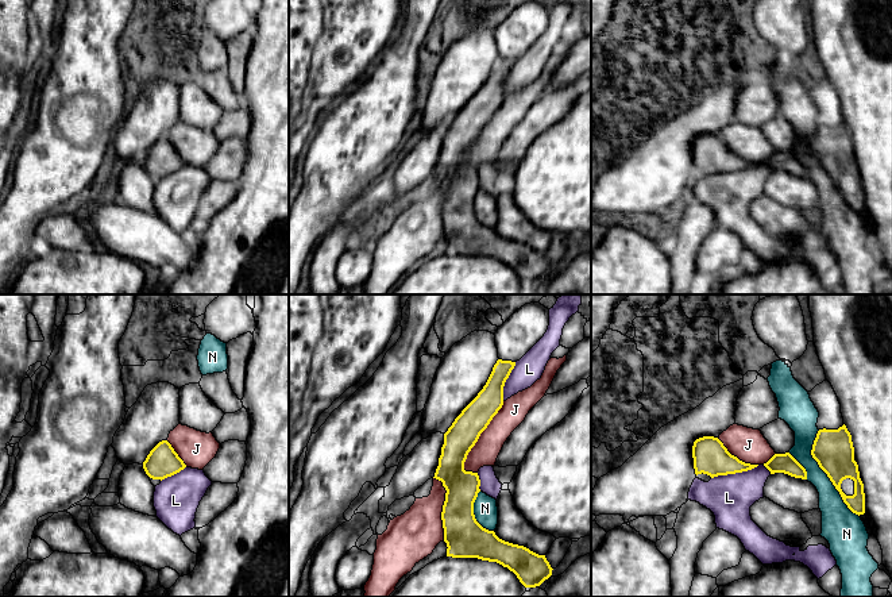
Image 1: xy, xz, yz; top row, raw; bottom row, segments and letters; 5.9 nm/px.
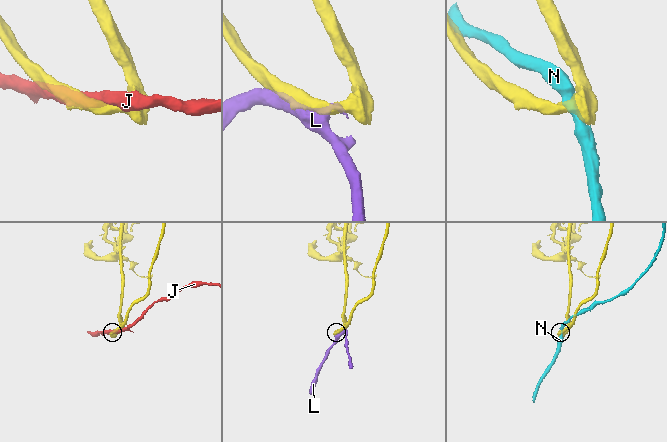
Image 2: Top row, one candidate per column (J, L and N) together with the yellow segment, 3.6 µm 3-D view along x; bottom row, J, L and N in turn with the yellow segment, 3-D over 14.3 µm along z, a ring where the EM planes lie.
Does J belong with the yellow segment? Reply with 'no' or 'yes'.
no

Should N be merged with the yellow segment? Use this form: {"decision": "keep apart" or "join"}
{"decision": "keep apart"}

